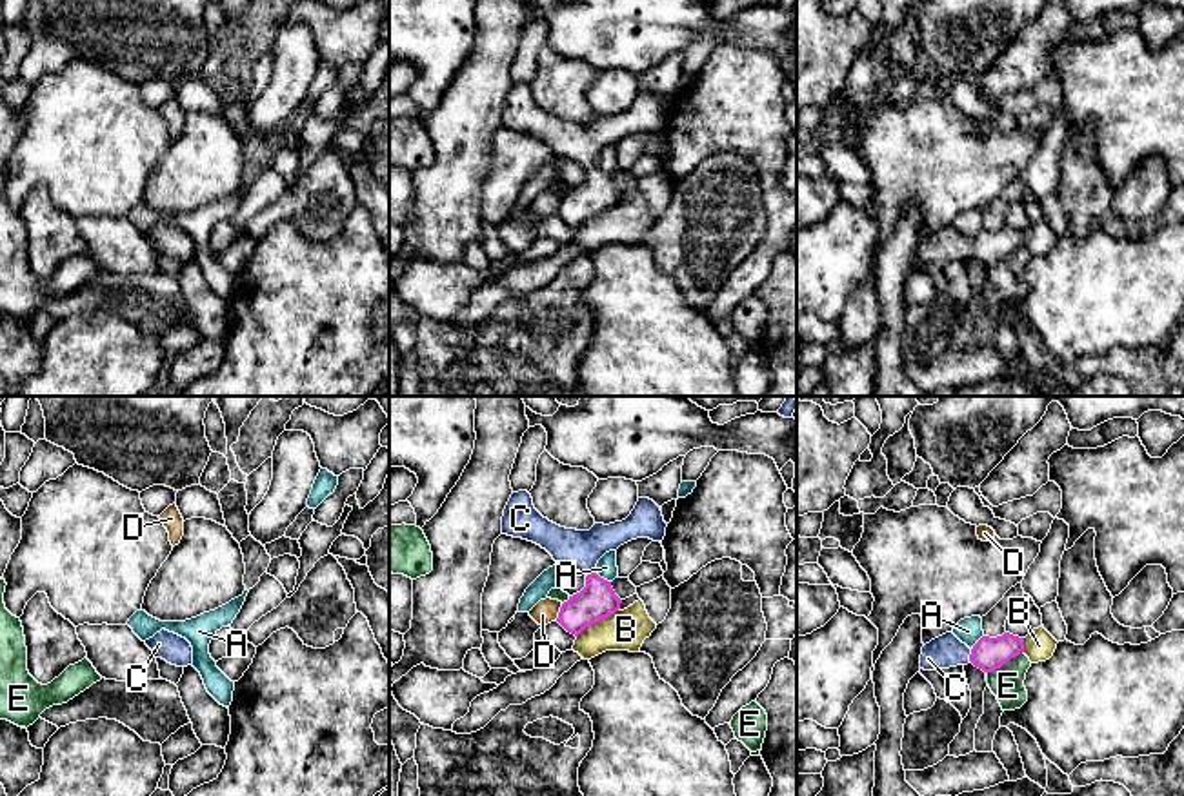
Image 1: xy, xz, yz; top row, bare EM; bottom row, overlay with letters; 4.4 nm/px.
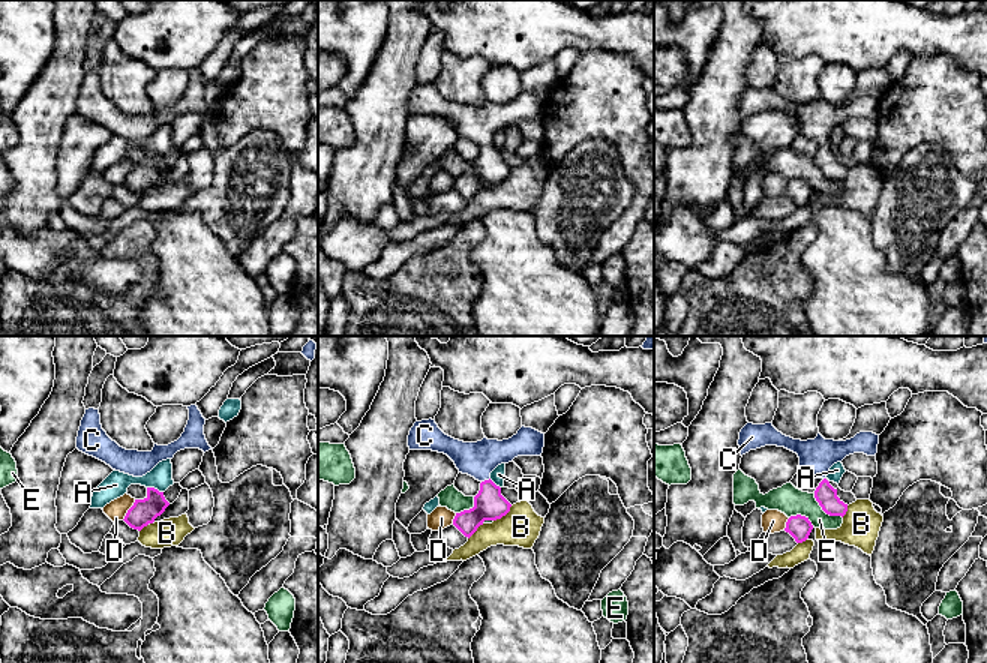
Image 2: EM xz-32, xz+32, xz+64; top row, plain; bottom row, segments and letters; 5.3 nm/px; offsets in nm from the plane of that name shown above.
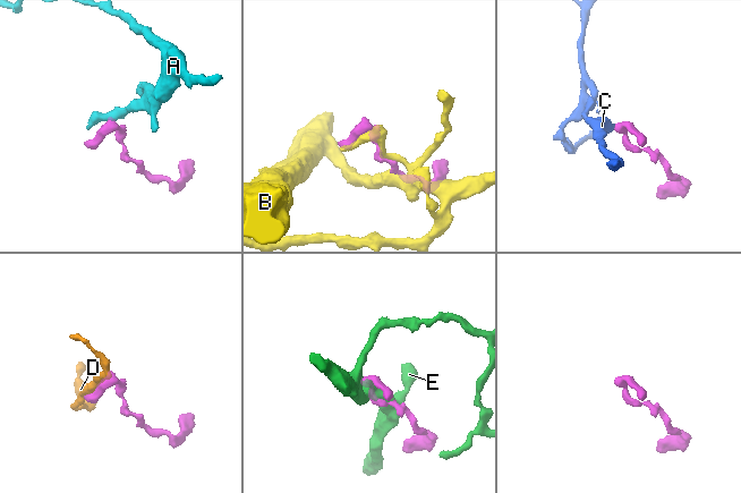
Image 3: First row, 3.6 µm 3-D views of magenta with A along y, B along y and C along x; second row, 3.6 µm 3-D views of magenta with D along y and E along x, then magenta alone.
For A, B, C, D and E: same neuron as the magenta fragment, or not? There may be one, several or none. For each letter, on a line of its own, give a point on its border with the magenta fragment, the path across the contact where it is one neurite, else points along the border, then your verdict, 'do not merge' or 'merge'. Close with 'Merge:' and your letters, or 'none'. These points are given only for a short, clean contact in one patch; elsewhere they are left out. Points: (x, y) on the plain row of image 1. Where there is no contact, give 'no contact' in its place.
A: meets magenta in xz at (602, 171); border along xz (593, 164), (610, 175); do not merge
B: meets magenta in xz at (597, 213); do not merge
C: meets magenta in yz at (970, 248); runs through yz (988, 246), (970, 248), (946, 244); merge
D: meets magenta in xz at (559, 206); border along xz (562, 197), (555, 213); do not merge
E: meets magenta in yz at (1004, 255); do not merge
Merge: C

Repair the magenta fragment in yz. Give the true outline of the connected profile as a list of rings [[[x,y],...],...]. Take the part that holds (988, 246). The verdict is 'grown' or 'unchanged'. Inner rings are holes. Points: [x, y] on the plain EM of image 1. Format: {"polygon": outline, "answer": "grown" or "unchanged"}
{"polygon": [[[946,225],[922,240],[920,262],[940,264],[971,254],[984,265],[991,265],[1020,245],[1024,245],[1024,231],[1009,225],[997,231],[982,229],[971,242],[953,225]]], "answer": "grown"}

